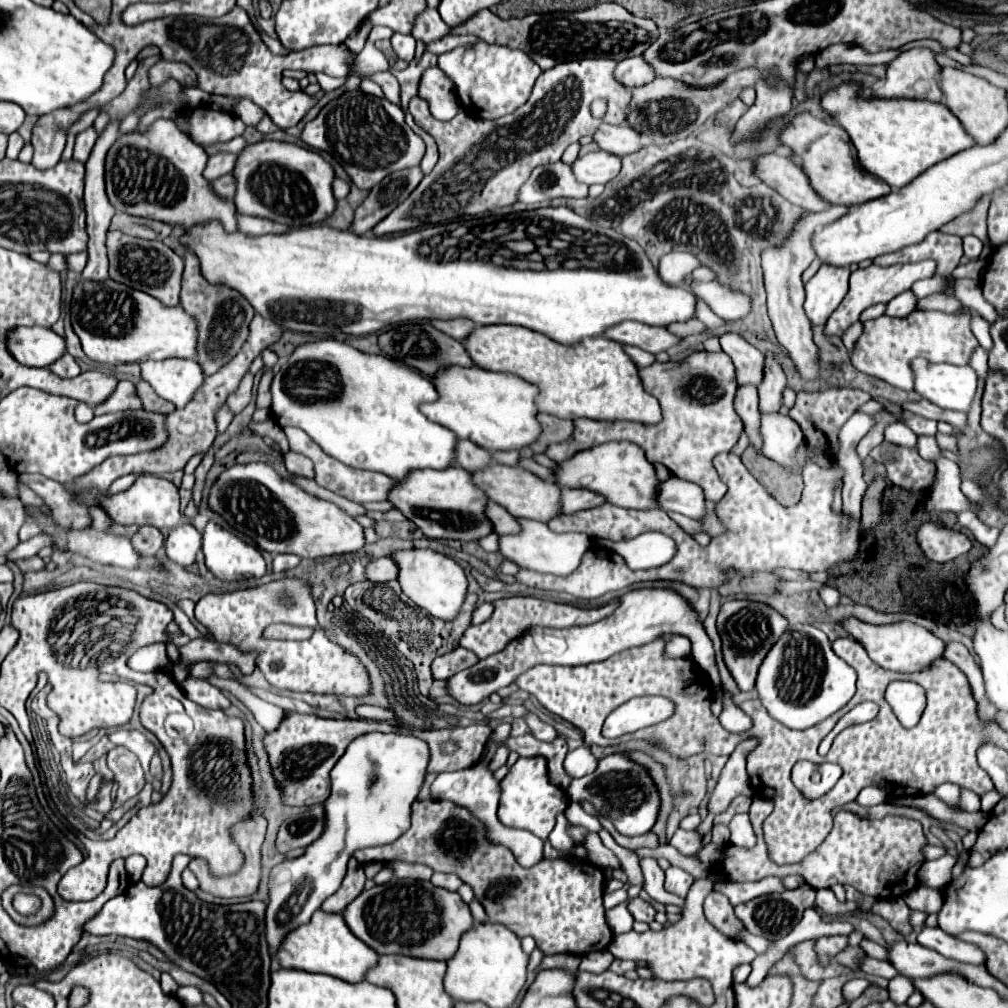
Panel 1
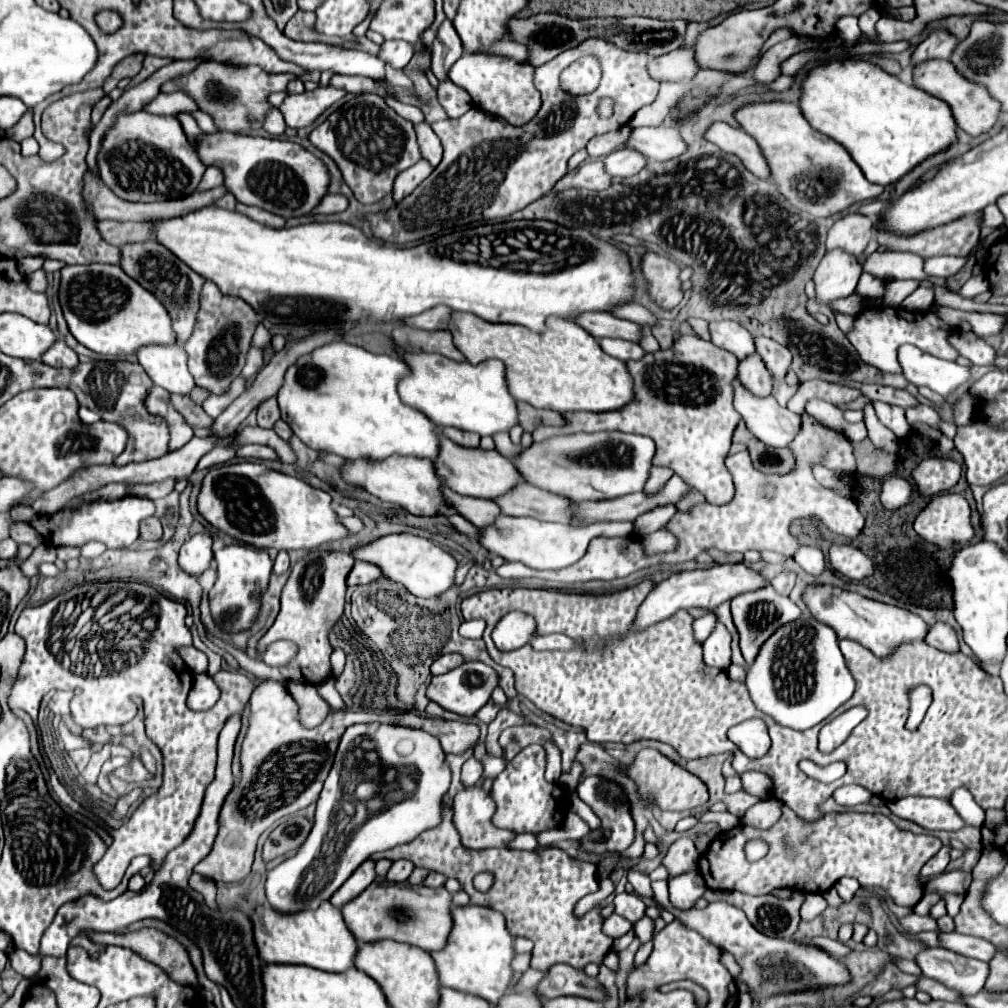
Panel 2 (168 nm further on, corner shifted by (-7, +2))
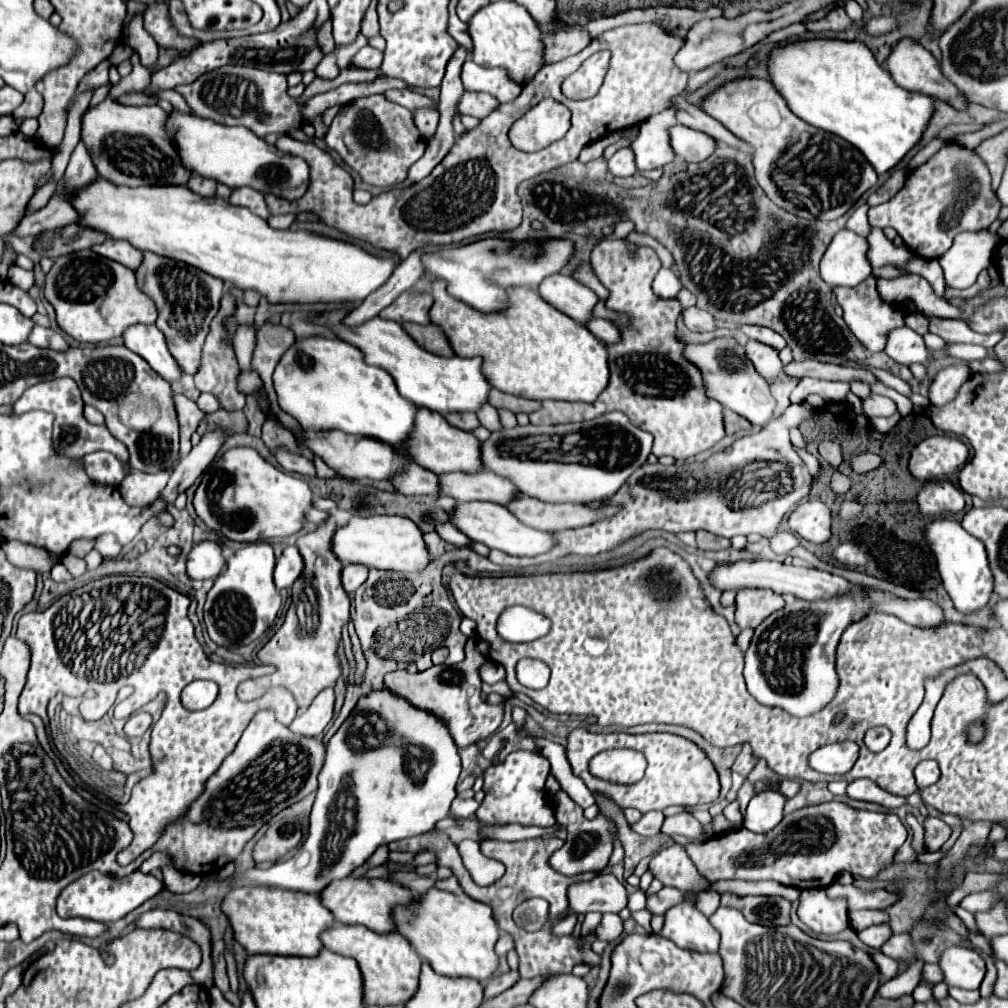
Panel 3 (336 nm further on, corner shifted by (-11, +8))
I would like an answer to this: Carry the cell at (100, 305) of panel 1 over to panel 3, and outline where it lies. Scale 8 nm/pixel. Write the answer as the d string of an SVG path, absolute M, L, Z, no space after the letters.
M92 250L60 256L46 274L44 294L56 310L60 328L80 342L108 342L120 338L132 324L156 324L158 318L154 300L148 294L142 294L134 270L120 262L106 260Z

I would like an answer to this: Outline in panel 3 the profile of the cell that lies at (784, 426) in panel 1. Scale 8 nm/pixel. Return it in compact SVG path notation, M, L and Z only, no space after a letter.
M718 338L706 344L688 344L686 356L698 362L702 376L706 376L706 388L710 398L718 398L726 408L744 416L752 424L764 426L776 412L776 400L770 394L768 382L754 370L752 362L746 358L744 348L734 338Z

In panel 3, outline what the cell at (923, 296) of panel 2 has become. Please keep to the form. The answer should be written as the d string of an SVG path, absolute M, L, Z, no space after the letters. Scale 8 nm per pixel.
M988 230L978 234L958 234L952 248L938 260L944 270L946 286L968 288L976 282L976 276L992 264L992 254L1000 238Z

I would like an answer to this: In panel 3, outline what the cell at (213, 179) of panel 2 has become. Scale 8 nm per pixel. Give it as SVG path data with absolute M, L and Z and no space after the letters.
M194 174L194 178L190 178L190 182L188 182L188 188L190 190L194 190L196 194L200 194L200 196L214 196L216 194L216 180L214 178L204 178L204 176L200 176L200 174Z

